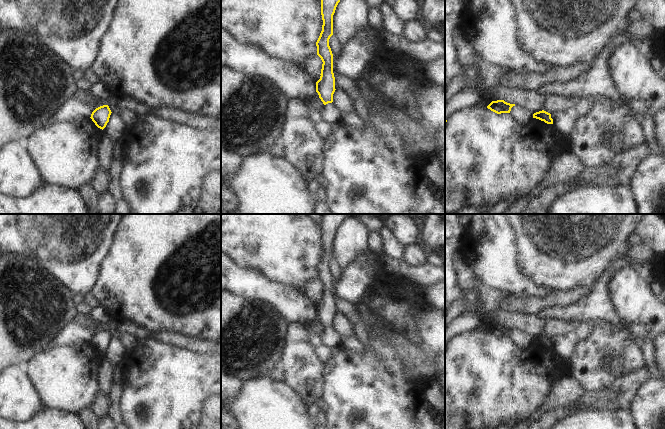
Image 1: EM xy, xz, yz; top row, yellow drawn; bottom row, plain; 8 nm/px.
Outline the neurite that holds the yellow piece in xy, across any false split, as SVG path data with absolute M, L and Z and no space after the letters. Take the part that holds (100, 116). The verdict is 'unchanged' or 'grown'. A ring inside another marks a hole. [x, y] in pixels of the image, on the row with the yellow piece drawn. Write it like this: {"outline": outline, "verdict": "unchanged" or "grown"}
{"outline": "M103 105L98 108L96 108L92 114L91 114L91 119L95 123L95 125L100 128L104 129L109 122L109 118L111 115L111 110L108 105Z", "verdict": "unchanged"}

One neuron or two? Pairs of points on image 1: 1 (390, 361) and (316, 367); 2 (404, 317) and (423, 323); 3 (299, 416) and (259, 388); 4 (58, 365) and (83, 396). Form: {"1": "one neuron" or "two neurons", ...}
{"1": "two neurons", "2": "two neurons", "3": "one neuron", "4": "one neuron"}

